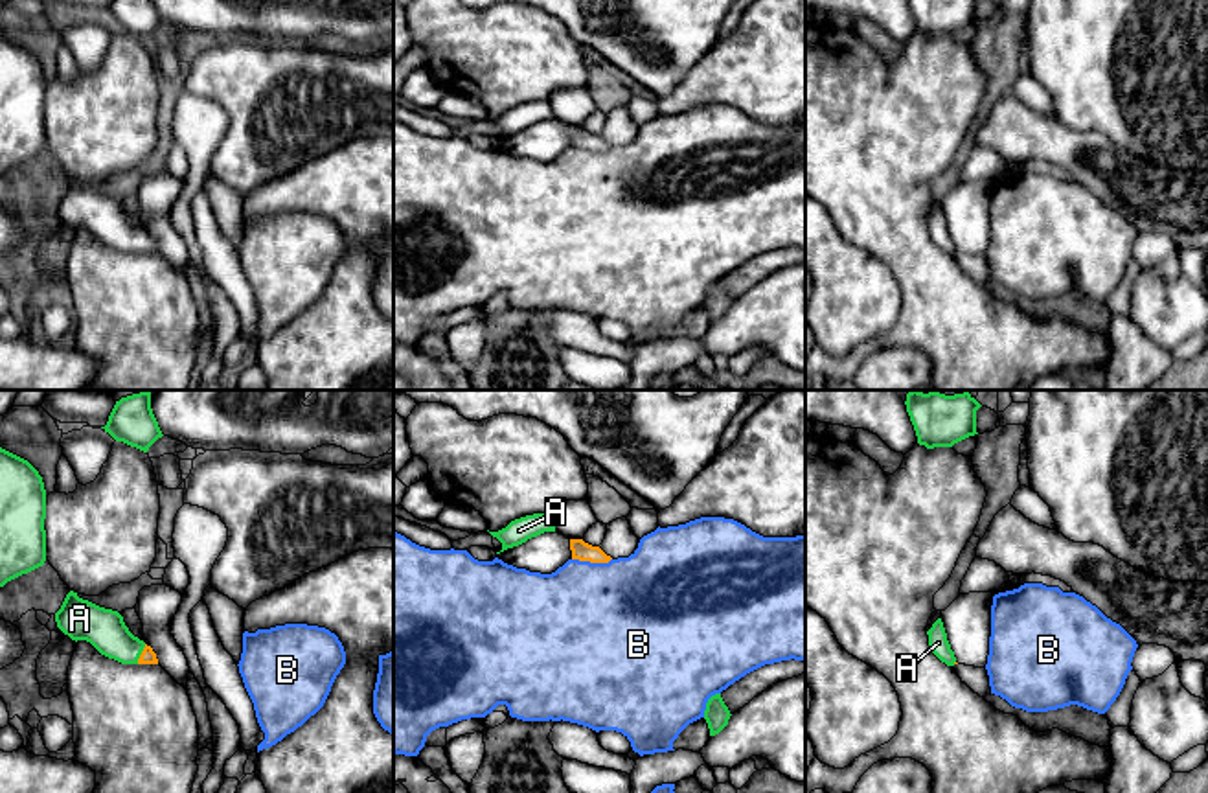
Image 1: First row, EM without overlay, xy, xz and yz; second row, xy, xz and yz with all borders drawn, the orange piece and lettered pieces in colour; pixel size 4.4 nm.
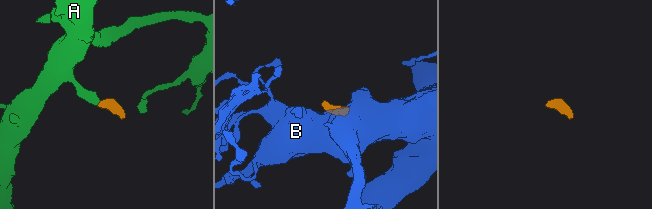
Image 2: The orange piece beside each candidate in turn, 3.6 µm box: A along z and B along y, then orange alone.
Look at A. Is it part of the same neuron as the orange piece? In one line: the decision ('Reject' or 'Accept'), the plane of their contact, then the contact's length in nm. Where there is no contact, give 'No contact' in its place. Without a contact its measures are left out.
Accept. Touches orange in xy. Shared border 100 nm

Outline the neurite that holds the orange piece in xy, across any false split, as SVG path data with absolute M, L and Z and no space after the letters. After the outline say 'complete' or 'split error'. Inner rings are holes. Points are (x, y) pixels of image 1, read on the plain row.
M74 178L55 201L55 210L72 228L86 228L121 252L158 252L153 236L129 219L118 199L83 188Z; split error

